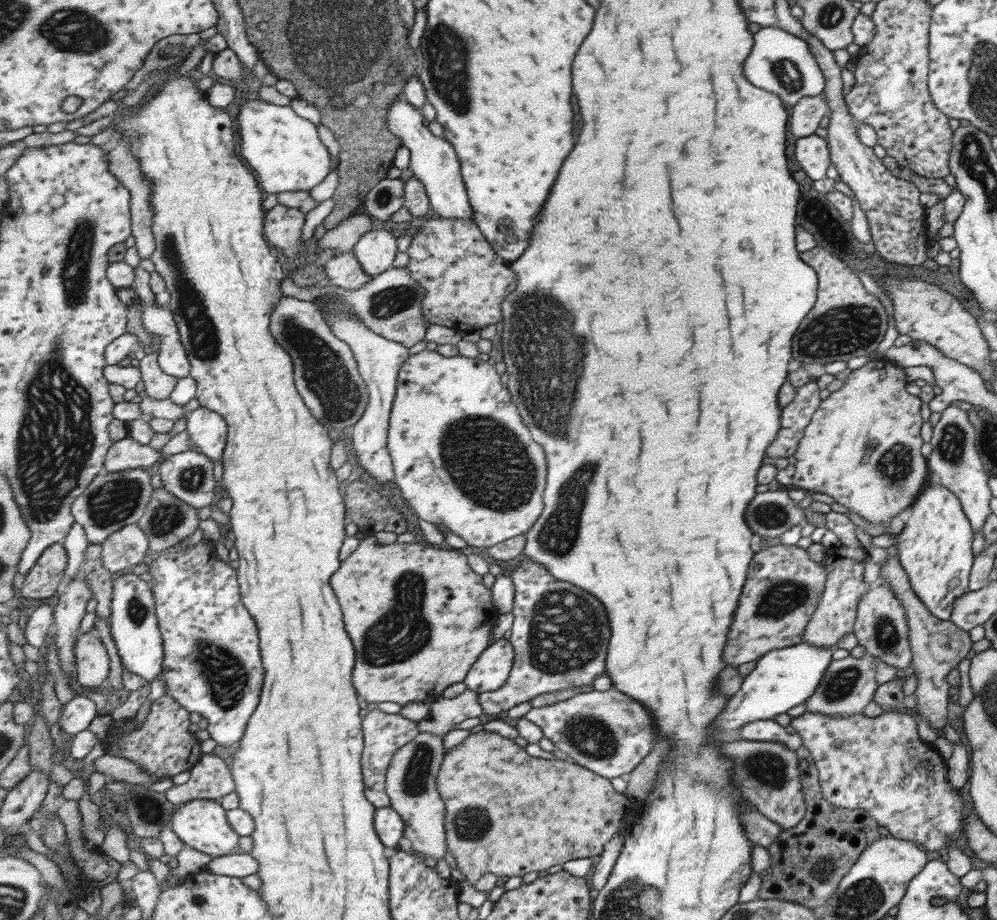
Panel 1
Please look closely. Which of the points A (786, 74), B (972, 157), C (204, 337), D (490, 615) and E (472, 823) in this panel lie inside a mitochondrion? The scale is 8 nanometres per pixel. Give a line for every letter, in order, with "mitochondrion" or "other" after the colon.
A: mitochondrion
B: mitochondrion
C: mitochondrion
D: other
E: mitochondrion

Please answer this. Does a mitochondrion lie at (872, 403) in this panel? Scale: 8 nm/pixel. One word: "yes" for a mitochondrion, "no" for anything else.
no

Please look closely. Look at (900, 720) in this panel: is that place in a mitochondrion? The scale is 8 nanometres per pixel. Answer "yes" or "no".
no

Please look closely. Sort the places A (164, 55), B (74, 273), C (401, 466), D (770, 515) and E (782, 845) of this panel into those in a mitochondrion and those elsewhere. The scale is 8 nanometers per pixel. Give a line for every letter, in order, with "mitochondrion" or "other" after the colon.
A: other
B: mitochondrion
C: other
D: mitochondrion
E: other

